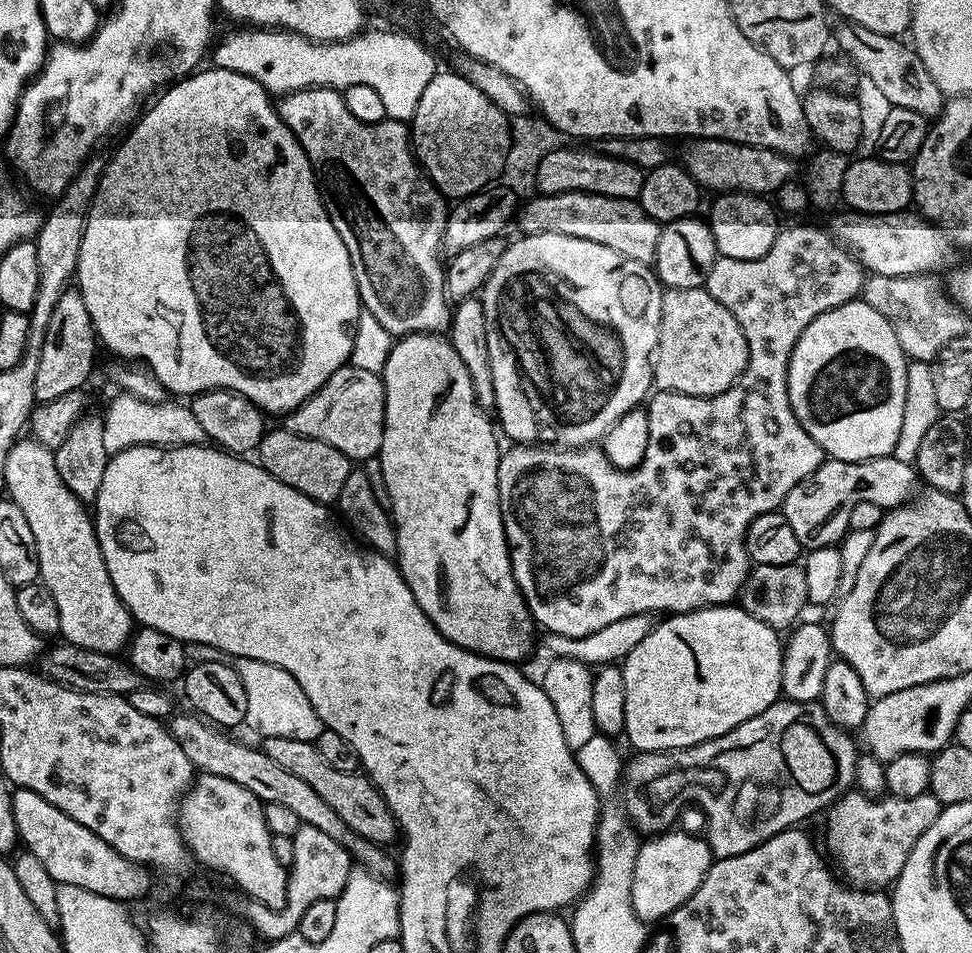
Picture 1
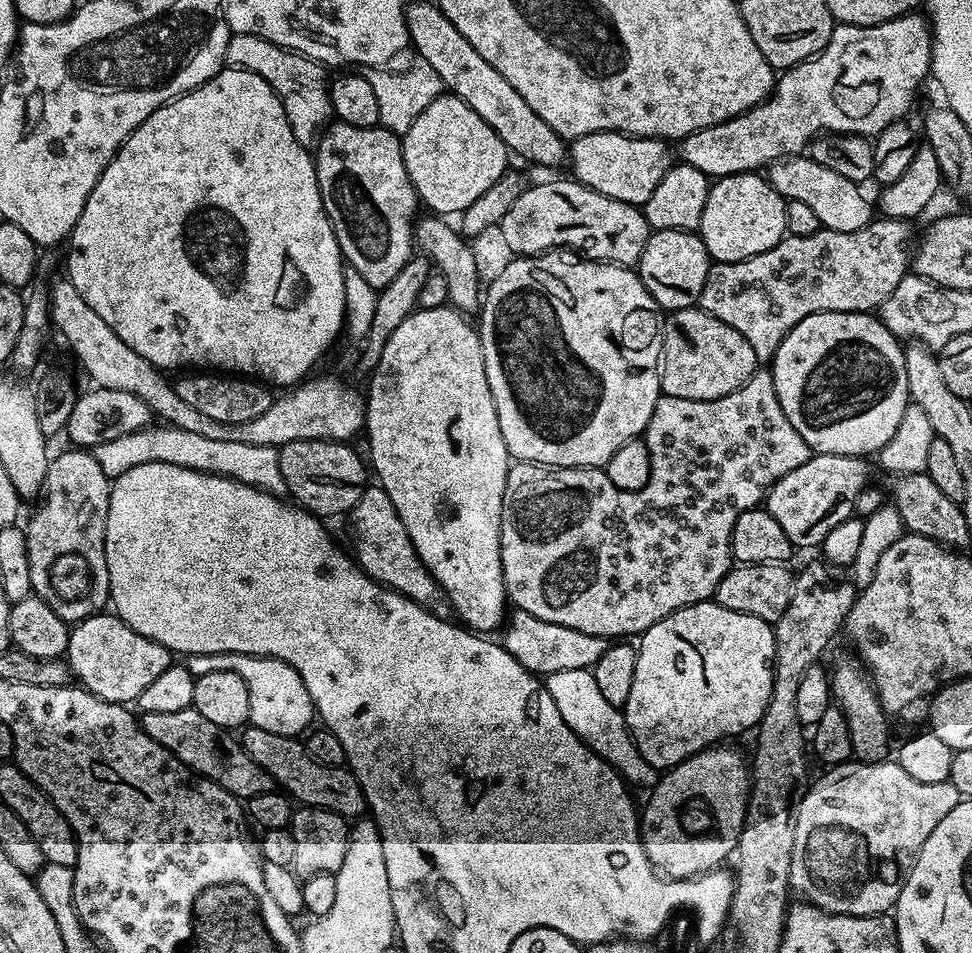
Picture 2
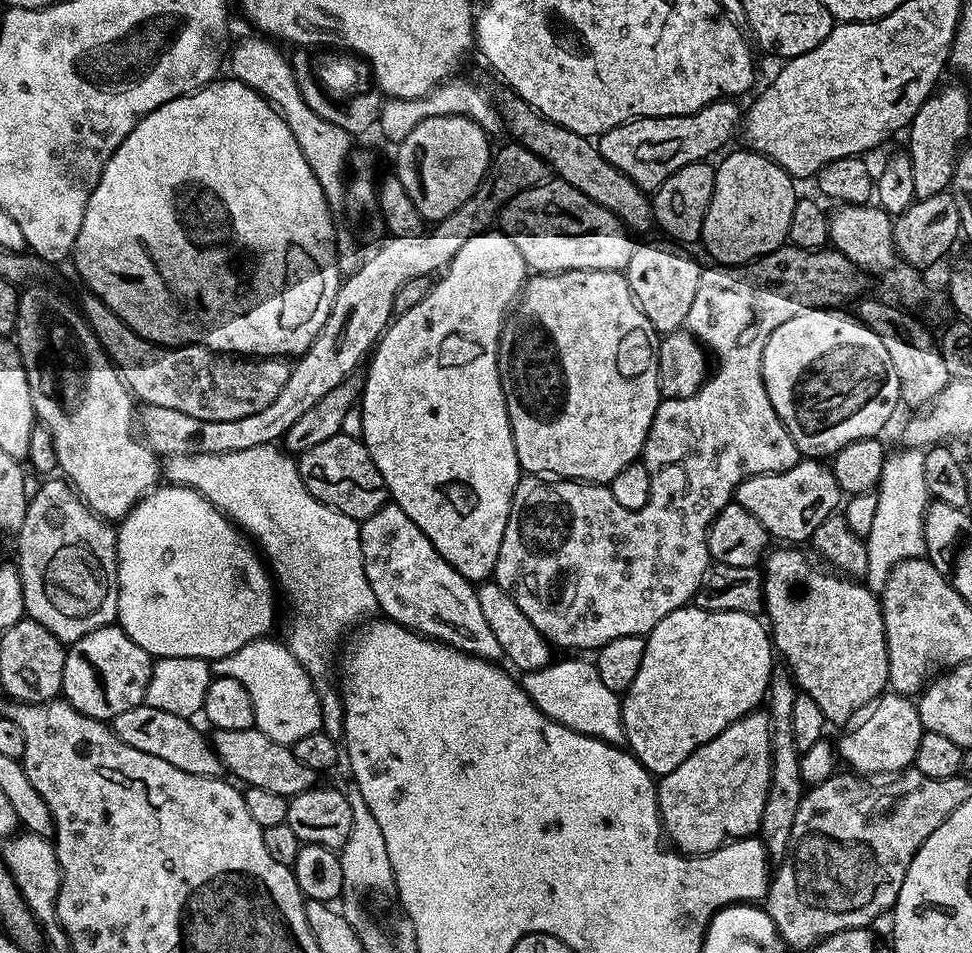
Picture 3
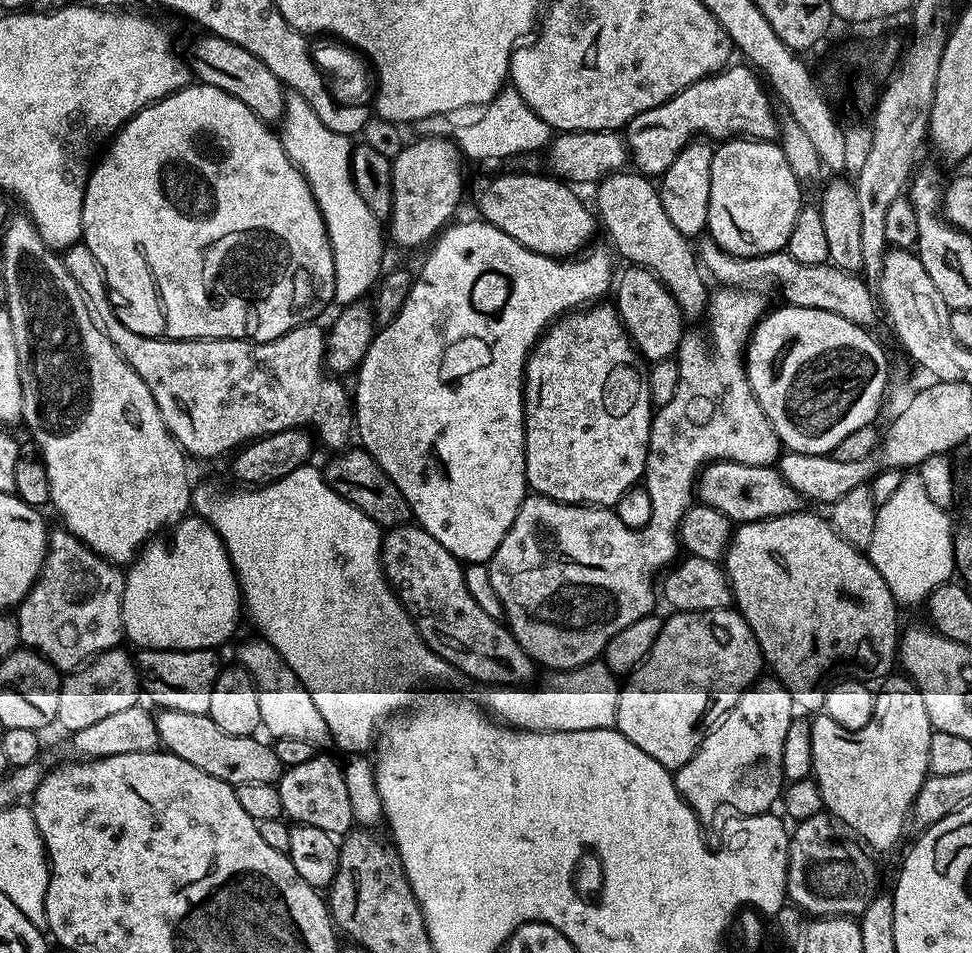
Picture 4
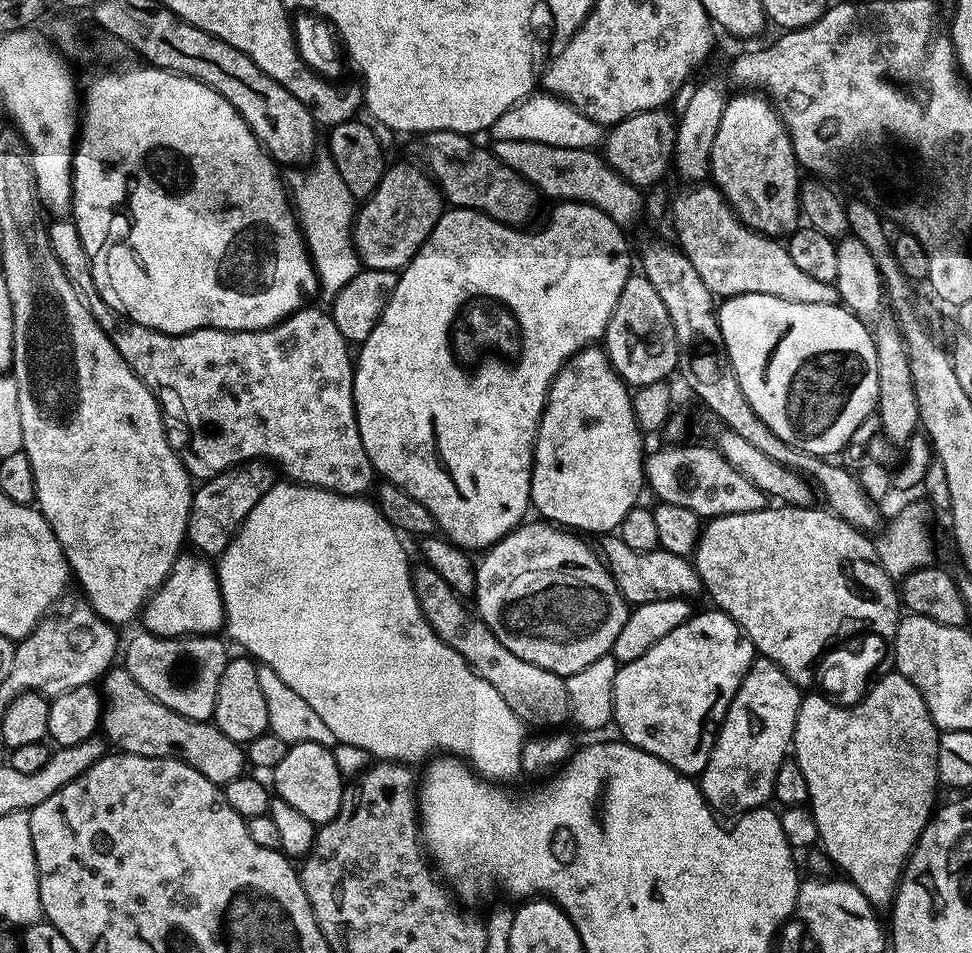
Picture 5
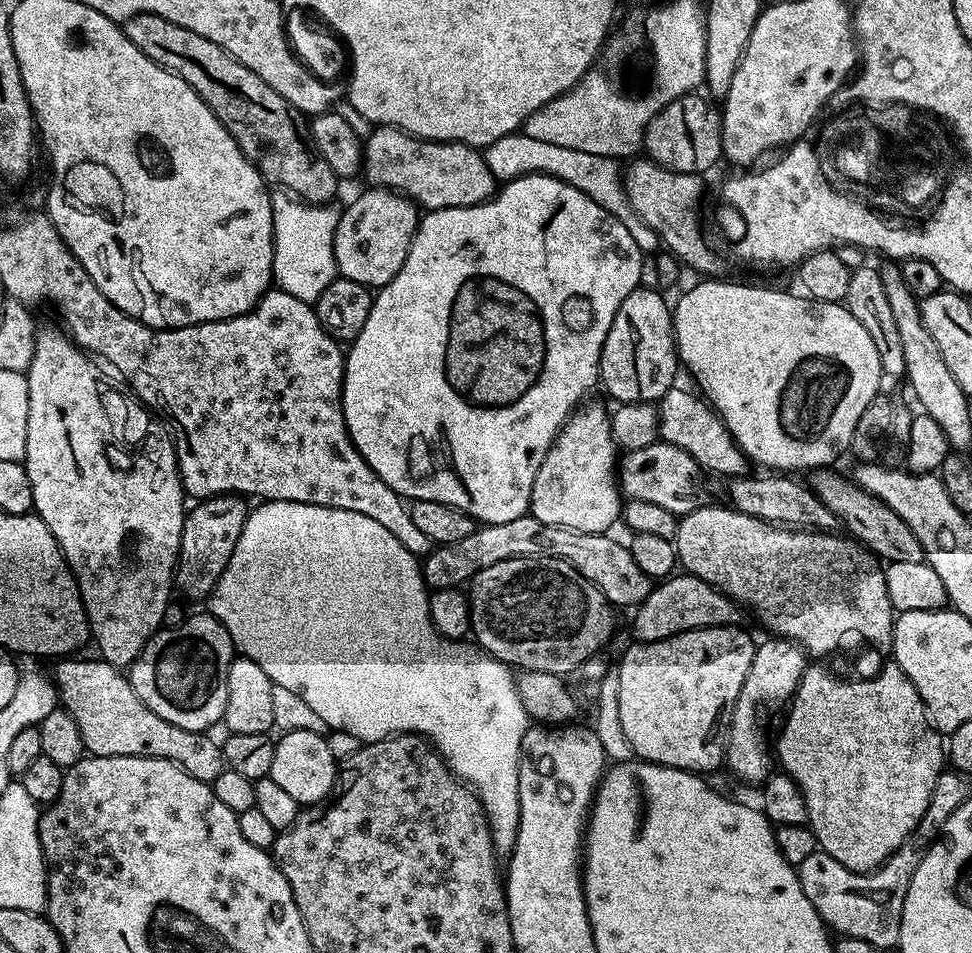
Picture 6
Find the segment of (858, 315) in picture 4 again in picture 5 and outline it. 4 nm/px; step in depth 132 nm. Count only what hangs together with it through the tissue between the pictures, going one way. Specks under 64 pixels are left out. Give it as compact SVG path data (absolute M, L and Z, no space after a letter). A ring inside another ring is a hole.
M692 186L689 192L682 192L671 199L670 216L674 218L676 242L684 256L693 263L694 270L706 283L713 297L727 298L738 294L770 294L774 298L786 298L786 302L806 302L810 306L837 303L836 285L818 282L809 278L790 258L787 247L779 239L764 236L753 228L748 228L737 218L728 200L715 186Z

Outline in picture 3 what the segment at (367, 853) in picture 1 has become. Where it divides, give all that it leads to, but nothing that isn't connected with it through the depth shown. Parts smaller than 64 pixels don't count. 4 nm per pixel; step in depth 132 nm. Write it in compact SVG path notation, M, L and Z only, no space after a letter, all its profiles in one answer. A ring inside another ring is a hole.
M145 702L134 706L134 710L118 714L110 721L110 727L114 735L126 742L126 746L134 746L134 750L142 750L142 754L154 754L154 758L162 758L162 762L186 770L186 774L220 776L225 771L224 763L212 748L211 739L203 736L192 723L189 717L169 714Z

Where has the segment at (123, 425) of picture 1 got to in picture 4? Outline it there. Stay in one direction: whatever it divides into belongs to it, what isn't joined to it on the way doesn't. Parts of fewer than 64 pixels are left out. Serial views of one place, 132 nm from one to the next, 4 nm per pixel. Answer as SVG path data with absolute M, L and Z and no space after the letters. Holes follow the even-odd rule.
M307 463L298 470L294 470L294 474L286 474L286 478L273 484L236 486L233 492L223 492L222 489L215 488L212 484L199 485L197 483L192 489L190 508L200 519L208 521L212 529L219 534L220 541L224 543L224 549L227 550L228 557L232 560L232 569L236 571L236 581L240 583L242 608L247 619L248 616L252 619L253 626L260 631L257 633L266 643L274 646L274 650L278 650L278 654L294 670L294 674L300 679L302 686L306 686L310 698L314 698L314 706L318 706L322 718L326 718L326 726L332 735L331 743L337 744L344 754L364 754L375 745L382 725L391 720L393 716L403 713L413 703L412 691L419 684L428 684L431 680L444 680L448 675L453 675L454 669L434 650L430 650L428 644L424 643L412 617L400 605L400 599L396 597L392 585L385 578L384 565L380 563L382 543L380 525L373 522L358 506L354 506L349 500L339 496L324 481L323 471L319 467L312 467L311 463Z

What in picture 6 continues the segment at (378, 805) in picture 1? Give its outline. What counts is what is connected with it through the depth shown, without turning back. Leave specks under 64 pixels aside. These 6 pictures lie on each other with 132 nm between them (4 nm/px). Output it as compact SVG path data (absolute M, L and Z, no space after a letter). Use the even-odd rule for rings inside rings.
M64 658L59 661L54 675L54 683L58 693L59 703L63 711L78 726L78 734L84 743L85 753L94 756L149 756L150 758L162 758L178 765L186 774L198 778L202 782L212 784L218 774L224 772L224 750L219 743L211 740L208 732L195 732L194 730L182 730L182 726L174 726L174 722L166 722L166 718L158 718L150 706L138 698L138 694L132 688L131 679L121 669L113 664L107 664L103 658L96 660L72 660L76 658Z

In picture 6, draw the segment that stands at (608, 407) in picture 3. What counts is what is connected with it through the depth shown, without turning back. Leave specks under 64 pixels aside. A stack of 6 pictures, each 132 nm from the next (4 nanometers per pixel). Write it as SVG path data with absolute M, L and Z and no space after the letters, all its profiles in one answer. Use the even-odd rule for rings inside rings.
M581 403L560 427L542 466L538 466L530 514L550 526L607 533L608 527L622 516L622 493L614 475L618 468L618 449L606 408L604 412L602 405L588 403Z

